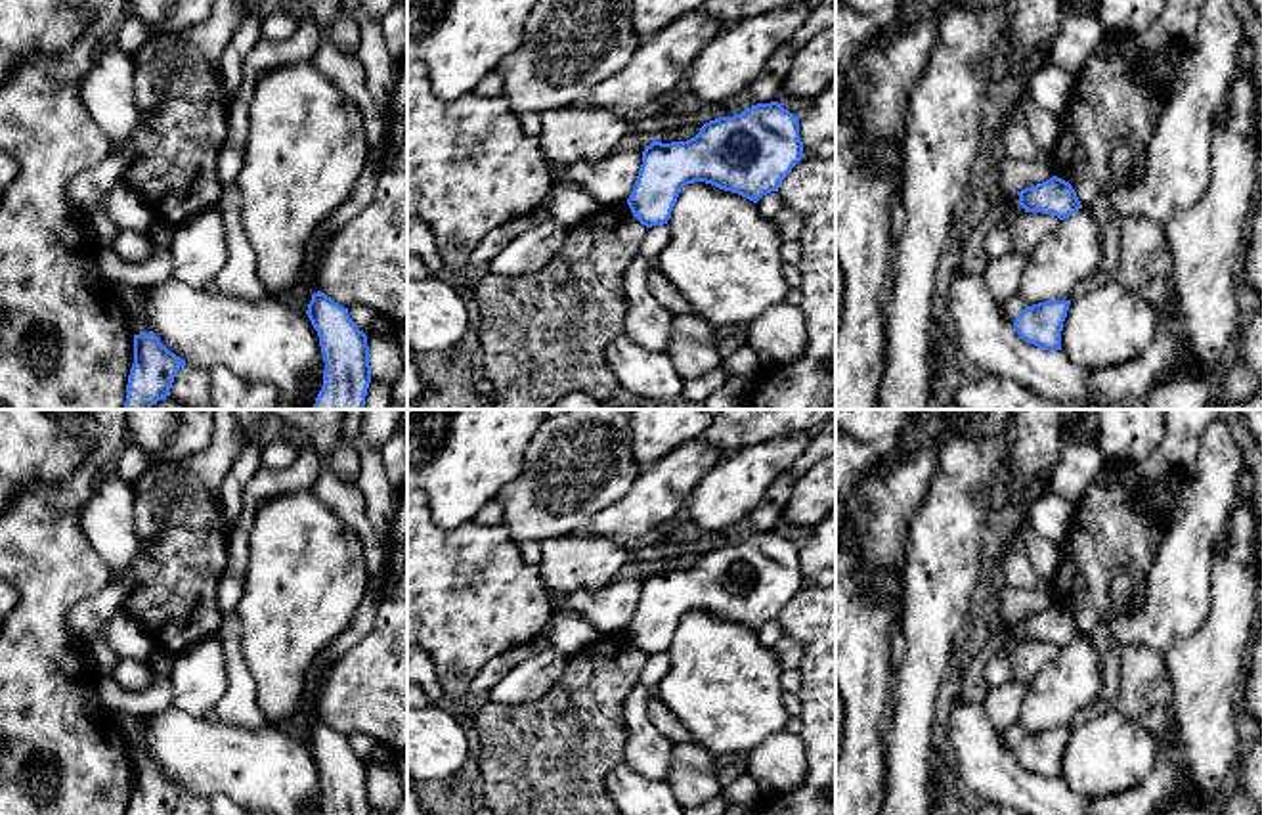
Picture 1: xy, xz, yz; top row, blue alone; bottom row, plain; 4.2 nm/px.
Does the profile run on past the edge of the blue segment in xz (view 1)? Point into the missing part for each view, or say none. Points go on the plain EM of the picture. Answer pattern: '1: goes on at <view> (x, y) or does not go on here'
1: does not go on here

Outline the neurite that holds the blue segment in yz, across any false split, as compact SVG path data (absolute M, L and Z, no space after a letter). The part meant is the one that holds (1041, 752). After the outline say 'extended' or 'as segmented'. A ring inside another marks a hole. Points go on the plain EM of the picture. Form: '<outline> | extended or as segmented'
M1046 729L1025 738L1015 746L1017 763L1038 777L1061 779L1061 760L1071 729Z | as segmented

